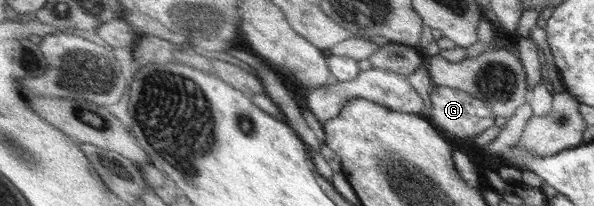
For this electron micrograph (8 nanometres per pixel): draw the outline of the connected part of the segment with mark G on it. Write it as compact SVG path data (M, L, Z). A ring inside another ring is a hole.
M435 86L430 92L432 107L426 116L442 132L451 132L451 137L473 138L497 122L491 105L467 91Z

